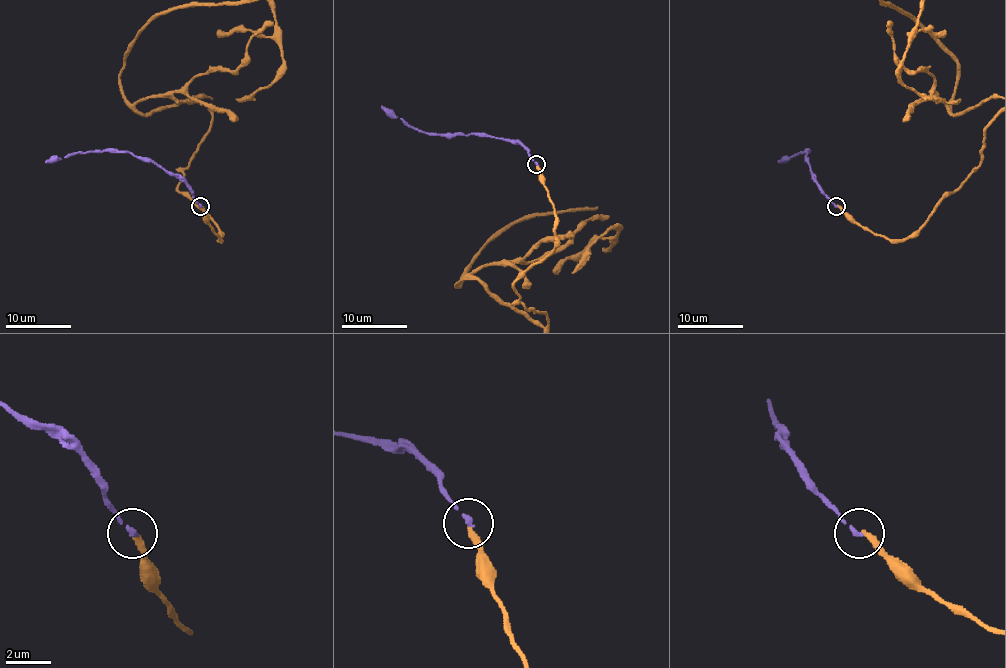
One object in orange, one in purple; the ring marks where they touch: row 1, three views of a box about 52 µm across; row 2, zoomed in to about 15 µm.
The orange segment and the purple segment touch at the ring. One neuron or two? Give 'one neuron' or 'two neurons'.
two neurons

